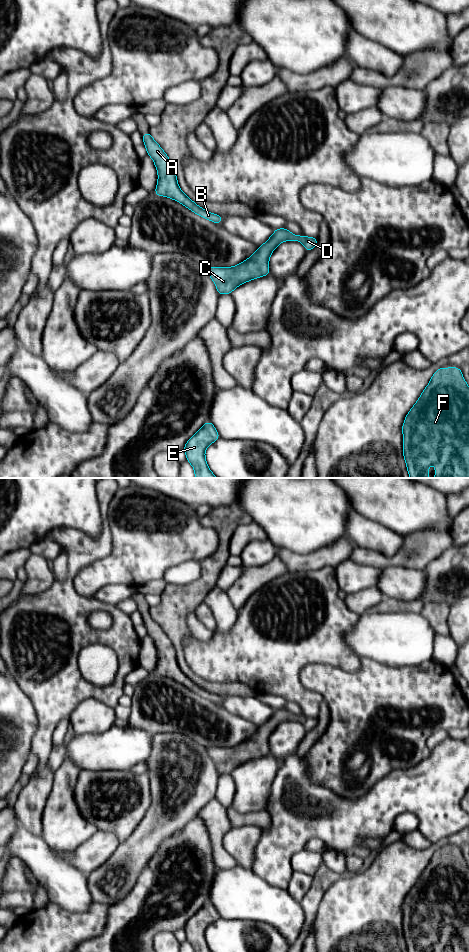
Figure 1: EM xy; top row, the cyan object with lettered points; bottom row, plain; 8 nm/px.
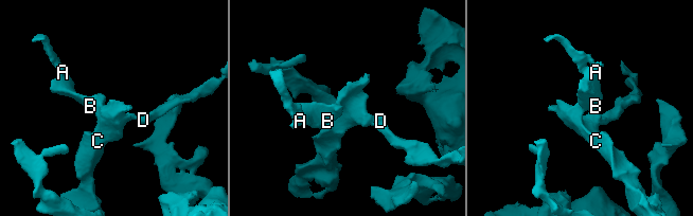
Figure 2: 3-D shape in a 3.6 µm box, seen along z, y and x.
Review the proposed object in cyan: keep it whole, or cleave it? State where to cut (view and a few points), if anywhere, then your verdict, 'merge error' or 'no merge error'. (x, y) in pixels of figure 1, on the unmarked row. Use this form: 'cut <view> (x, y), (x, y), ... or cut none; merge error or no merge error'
cut none; no merge error

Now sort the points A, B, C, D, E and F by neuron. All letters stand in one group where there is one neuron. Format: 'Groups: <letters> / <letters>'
Groups: A B C D E F

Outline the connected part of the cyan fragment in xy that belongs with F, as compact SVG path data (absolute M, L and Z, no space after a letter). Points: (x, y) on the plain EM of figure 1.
M457 847L439 848L405 897L402 906L403 935L408 952L428 952L434 942L436 952L469 952L469 867Z

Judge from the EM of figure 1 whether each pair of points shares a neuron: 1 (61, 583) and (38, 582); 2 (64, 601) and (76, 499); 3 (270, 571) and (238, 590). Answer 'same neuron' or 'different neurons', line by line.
1: different neurons
2: different neurons
3: same neuron

